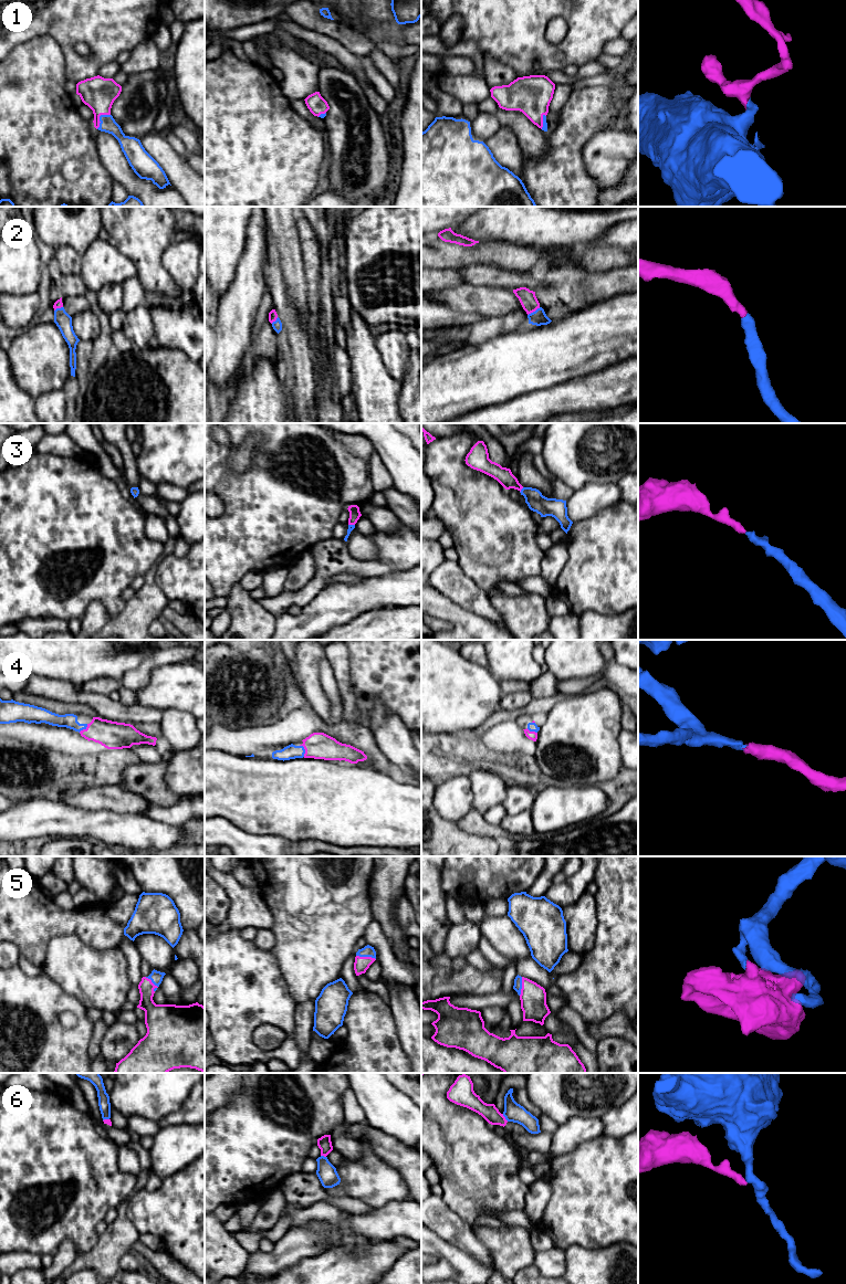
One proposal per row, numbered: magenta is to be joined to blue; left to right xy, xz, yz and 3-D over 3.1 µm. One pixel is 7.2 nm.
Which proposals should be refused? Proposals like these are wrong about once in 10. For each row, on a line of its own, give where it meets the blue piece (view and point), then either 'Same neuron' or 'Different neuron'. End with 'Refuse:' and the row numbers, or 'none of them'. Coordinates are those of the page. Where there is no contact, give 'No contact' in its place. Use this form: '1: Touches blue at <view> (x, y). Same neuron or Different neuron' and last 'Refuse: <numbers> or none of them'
1: Touches blue at xy (100, 117). Same neuron
2: Touches blue at yz (533, 312). Same neuron
3: Touches blue at yz (521, 490). Same neuron
4: Touches blue at xz (304, 750). Same neuron
5: Touches blue at xz (366, 956). Same neuron
6: Touches blue at yz (504, 1116). Different neuron
Refuse: 6

